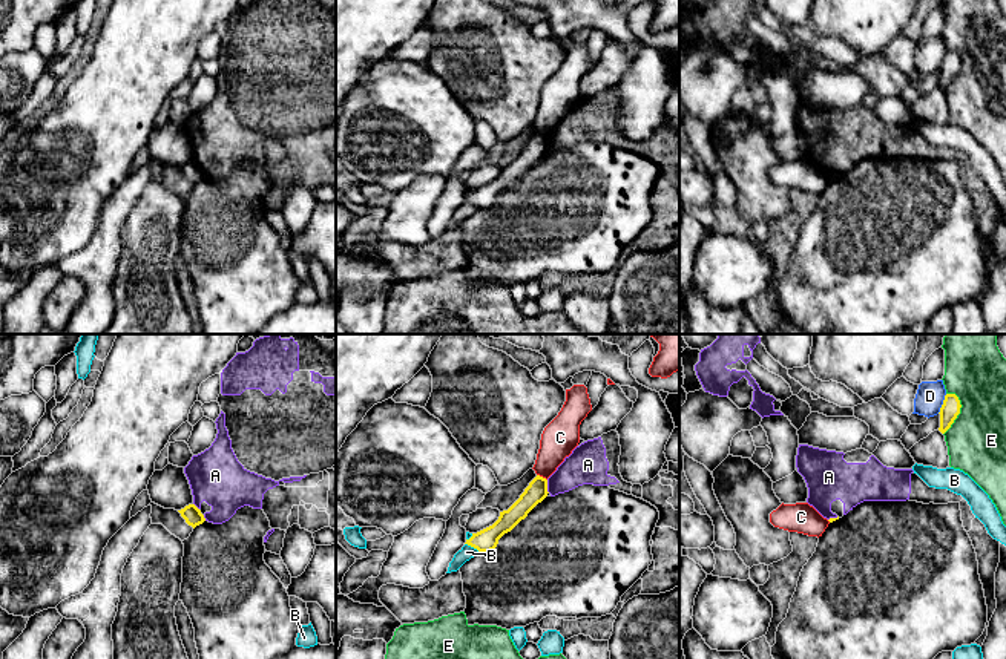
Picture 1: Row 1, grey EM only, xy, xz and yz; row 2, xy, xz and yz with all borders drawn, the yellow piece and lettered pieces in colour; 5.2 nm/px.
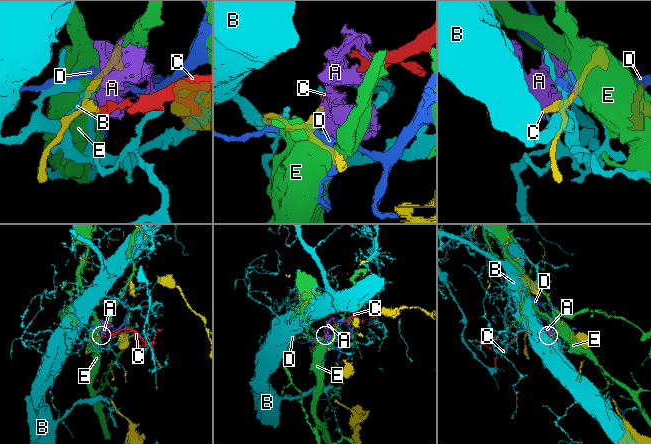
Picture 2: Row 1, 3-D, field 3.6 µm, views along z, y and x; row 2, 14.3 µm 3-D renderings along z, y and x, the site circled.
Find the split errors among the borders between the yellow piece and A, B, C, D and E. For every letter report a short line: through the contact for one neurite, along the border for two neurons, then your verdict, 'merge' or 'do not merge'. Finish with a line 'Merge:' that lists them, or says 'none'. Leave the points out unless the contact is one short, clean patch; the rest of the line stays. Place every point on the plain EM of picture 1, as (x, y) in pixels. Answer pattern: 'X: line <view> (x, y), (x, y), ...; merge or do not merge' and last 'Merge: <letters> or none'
A: do not merge
B: do not merge
C: line xz (537, 131), (546, 137); do not merge
D: do not merge
E: do not merge
Merge: none

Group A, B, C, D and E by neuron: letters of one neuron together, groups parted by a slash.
A / B / C / D / E

